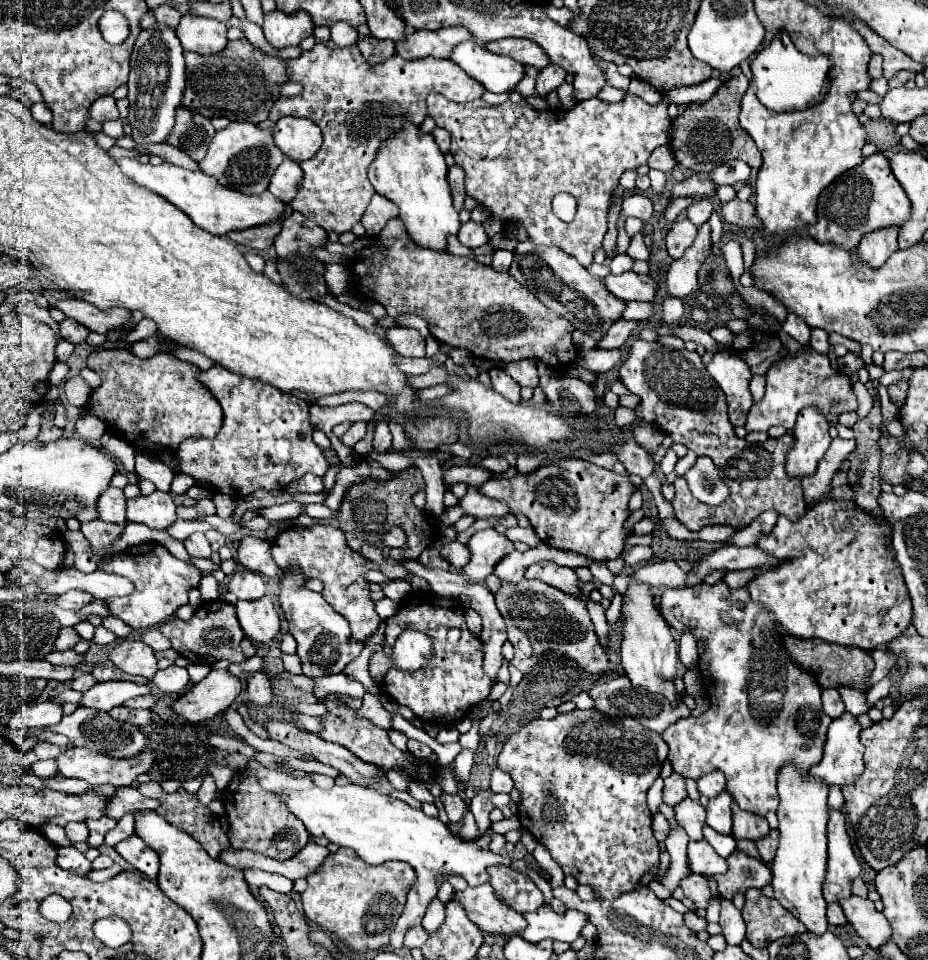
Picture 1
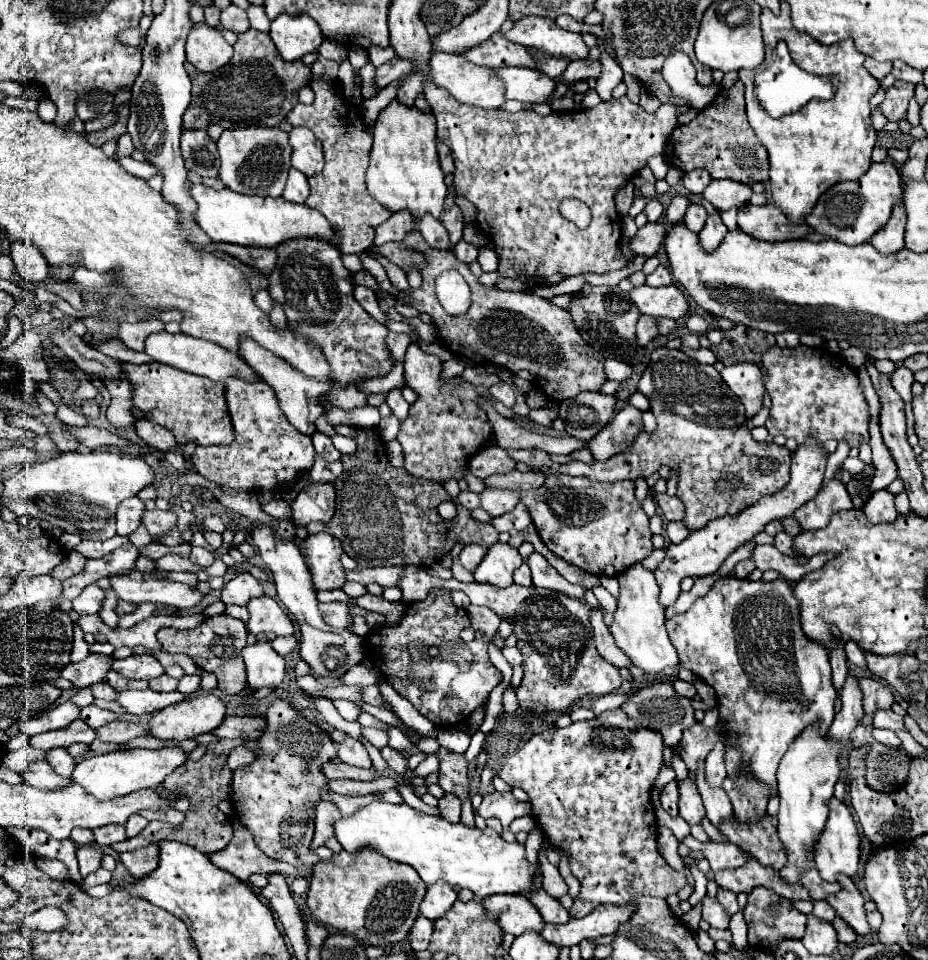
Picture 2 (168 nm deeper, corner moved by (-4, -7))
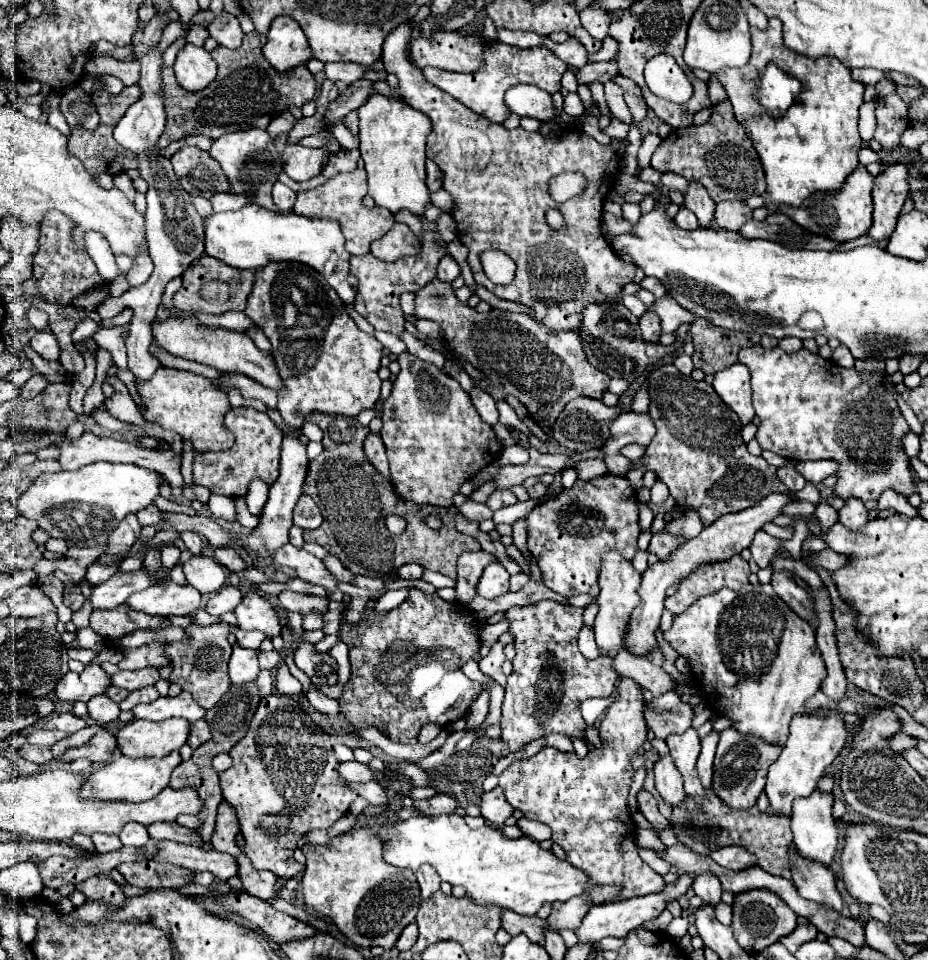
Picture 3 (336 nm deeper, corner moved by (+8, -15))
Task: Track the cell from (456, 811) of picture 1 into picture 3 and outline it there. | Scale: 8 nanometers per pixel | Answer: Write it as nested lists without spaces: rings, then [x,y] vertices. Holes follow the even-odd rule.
[[[436,794],[430,800],[420,800],[414,804],[422,814],[426,816],[440,816],[440,814],[452,814],[456,810],[456,800],[446,794]]]

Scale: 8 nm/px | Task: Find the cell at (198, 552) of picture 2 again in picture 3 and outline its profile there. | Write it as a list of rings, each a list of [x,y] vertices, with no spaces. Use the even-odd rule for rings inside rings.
[[[194,556],[184,562],[184,574],[188,584],[202,594],[212,594],[214,590],[222,588],[226,580],[224,568],[206,556]]]

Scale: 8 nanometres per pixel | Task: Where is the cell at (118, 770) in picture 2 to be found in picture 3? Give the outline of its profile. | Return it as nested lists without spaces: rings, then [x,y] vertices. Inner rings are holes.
[[[174,750],[164,758],[130,758],[120,754],[118,760],[102,764],[94,768],[90,774],[84,776],[80,786],[80,796],[86,800],[130,800],[130,802],[144,802],[156,796],[160,790],[168,786],[172,770],[182,762],[180,754]]]

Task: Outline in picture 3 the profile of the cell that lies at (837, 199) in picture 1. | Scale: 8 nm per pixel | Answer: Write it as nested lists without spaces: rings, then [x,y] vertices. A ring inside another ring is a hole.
[[[858,166],[848,176],[848,182],[844,182],[844,188],[840,192],[836,194],[818,192],[808,198],[808,208],[806,206],[792,208],[792,206],[782,204],[780,212],[790,216],[796,224],[800,224],[808,232],[826,234],[826,236],[830,234],[828,236],[830,240],[848,242],[848,240],[864,236],[872,226],[872,186],[874,186],[874,176],[864,166]]]

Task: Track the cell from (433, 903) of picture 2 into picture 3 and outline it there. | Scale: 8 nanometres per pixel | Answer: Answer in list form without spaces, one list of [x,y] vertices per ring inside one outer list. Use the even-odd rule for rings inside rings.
[[[428,866],[420,868],[420,872],[416,872],[416,880],[420,884],[422,900],[428,900],[430,896],[434,896],[440,890],[440,876],[436,876],[436,872],[432,872],[432,868],[428,868]]]

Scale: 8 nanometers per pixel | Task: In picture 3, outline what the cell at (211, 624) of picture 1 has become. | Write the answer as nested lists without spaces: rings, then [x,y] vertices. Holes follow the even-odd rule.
[[[218,622],[212,626],[188,626],[186,628],[188,638],[176,640],[164,646],[166,656],[172,660],[172,674],[170,680],[174,684],[180,684],[182,690],[190,692],[192,698],[204,708],[210,710],[218,704],[218,700],[230,690],[230,678],[228,678],[228,660],[232,654],[232,646],[228,642],[228,624]]]

